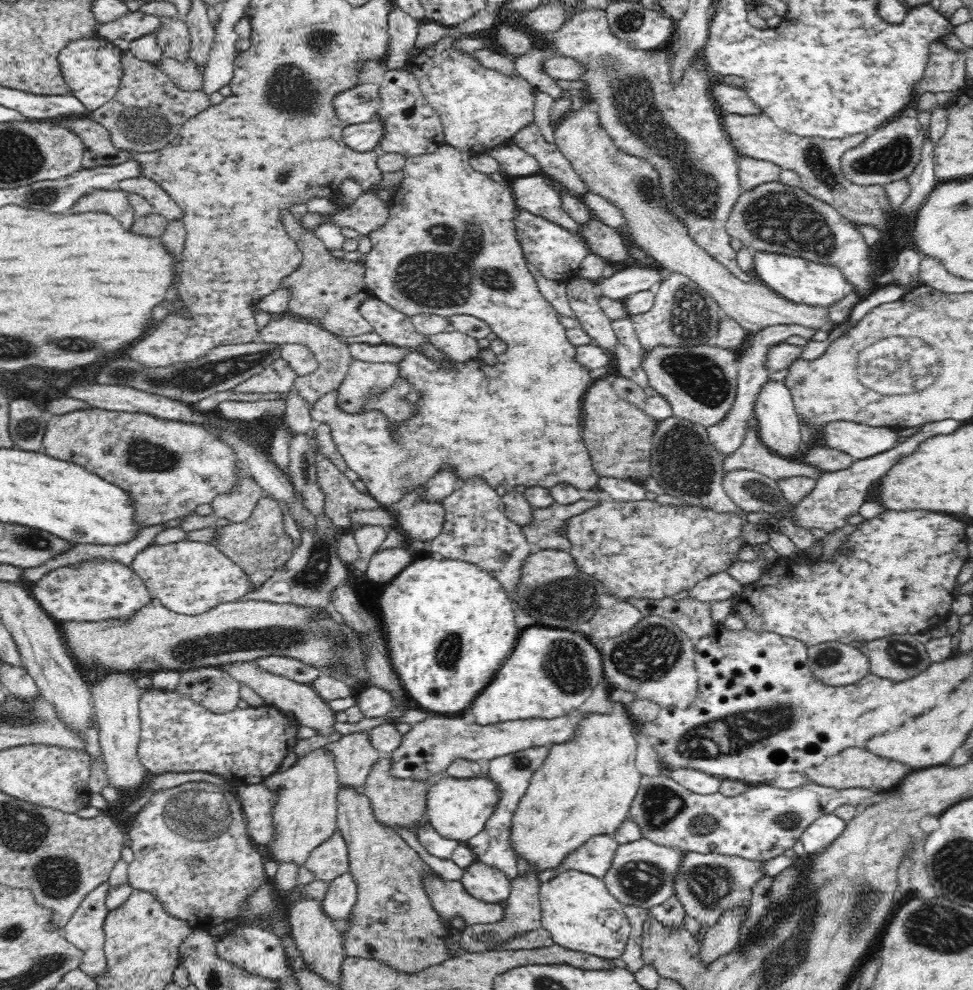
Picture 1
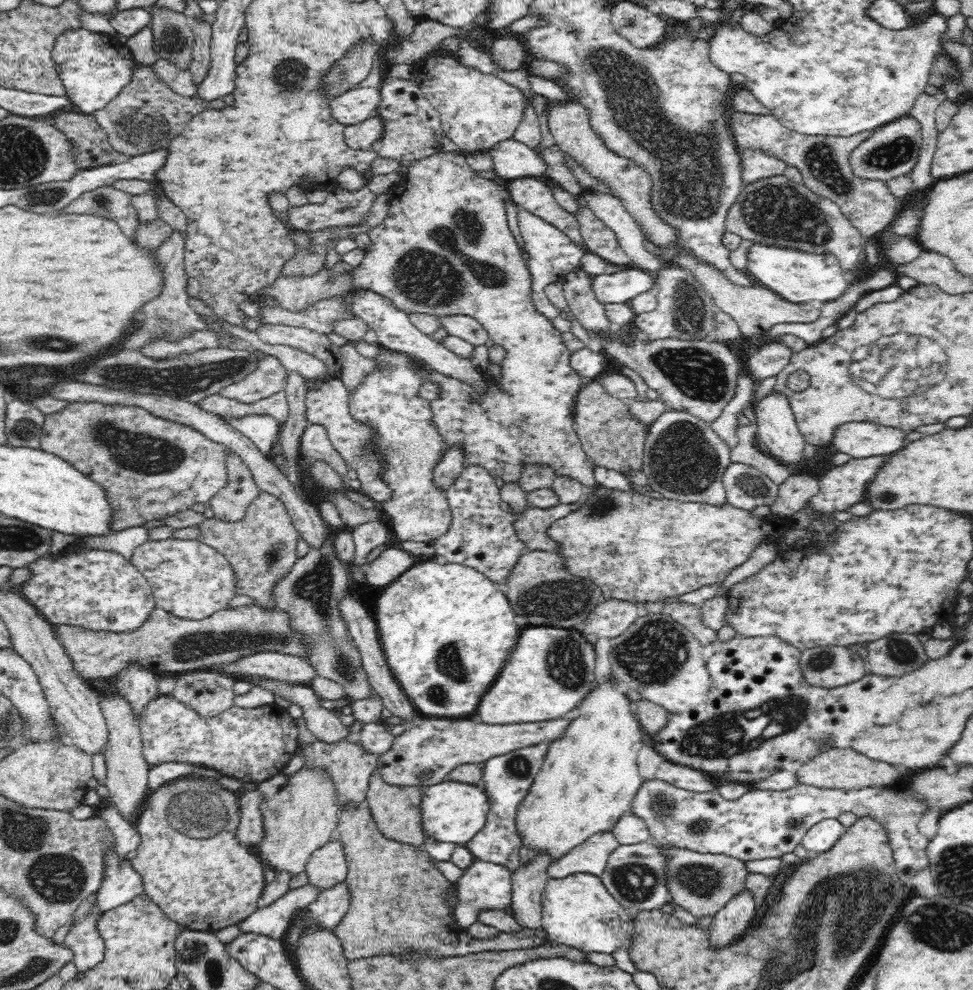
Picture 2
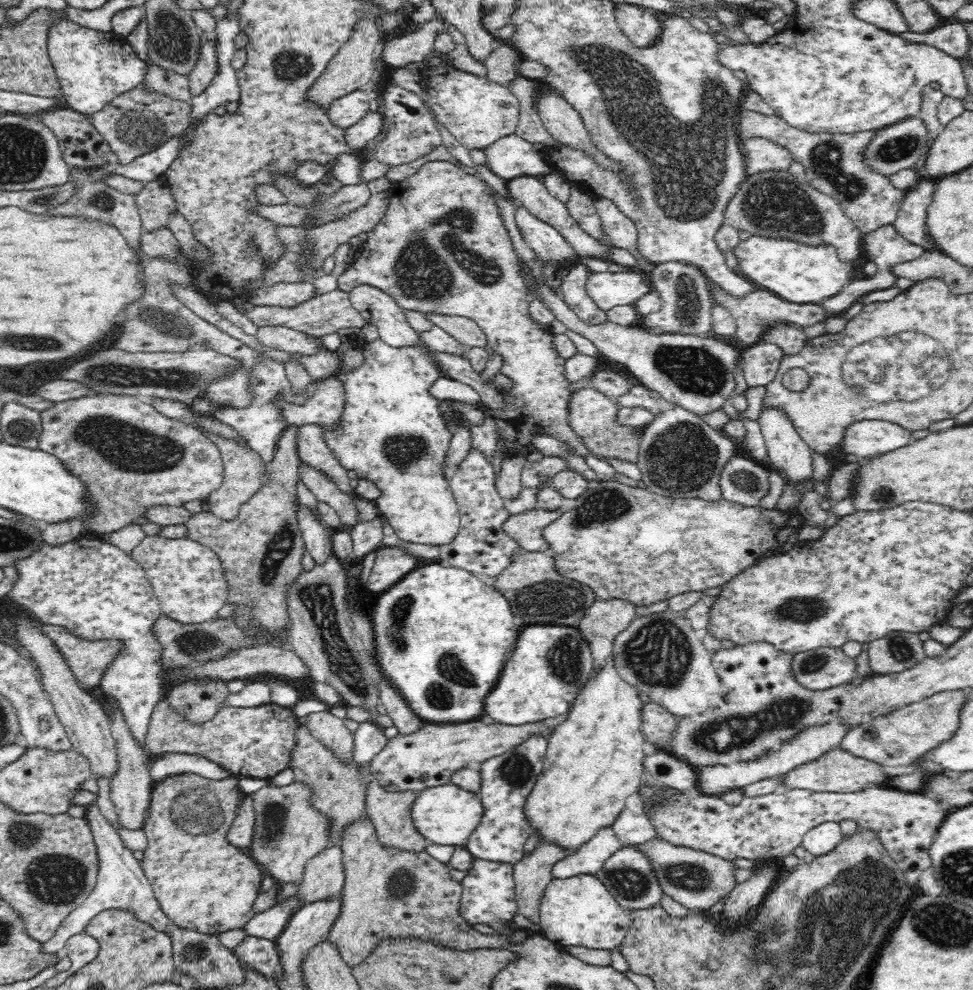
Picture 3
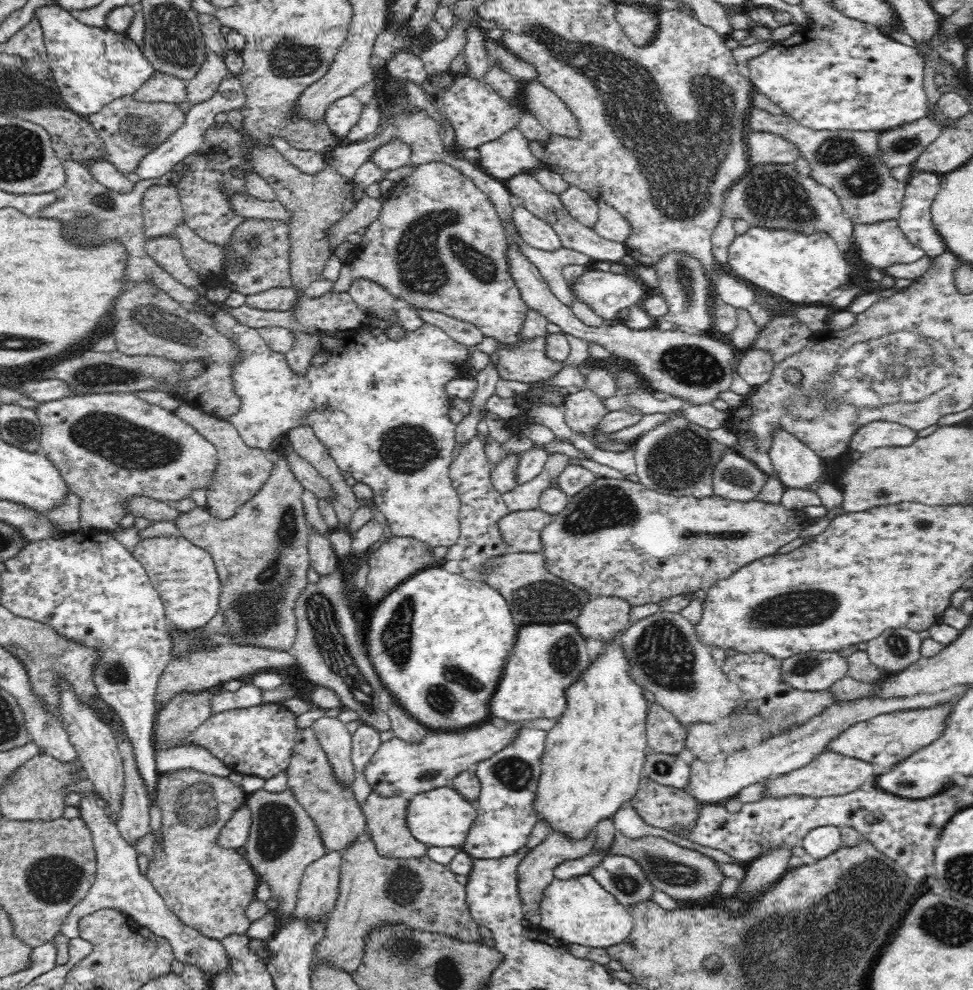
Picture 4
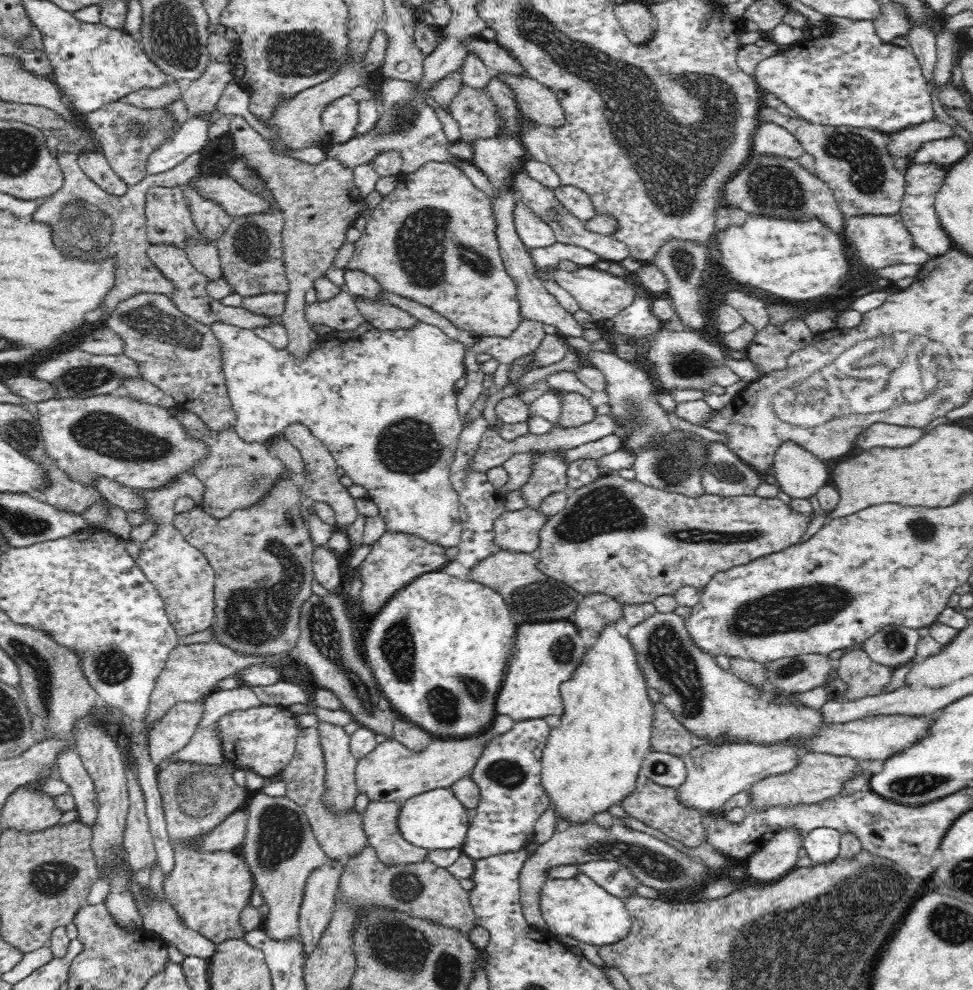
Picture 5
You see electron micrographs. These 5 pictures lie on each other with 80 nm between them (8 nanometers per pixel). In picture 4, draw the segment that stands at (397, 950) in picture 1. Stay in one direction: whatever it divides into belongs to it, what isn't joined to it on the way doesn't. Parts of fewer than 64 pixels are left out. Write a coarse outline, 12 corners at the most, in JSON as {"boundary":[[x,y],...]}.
{"boundary":[[380,856],[341,860],[311,971],[353,972],[382,924],[481,942],[446,865]]}

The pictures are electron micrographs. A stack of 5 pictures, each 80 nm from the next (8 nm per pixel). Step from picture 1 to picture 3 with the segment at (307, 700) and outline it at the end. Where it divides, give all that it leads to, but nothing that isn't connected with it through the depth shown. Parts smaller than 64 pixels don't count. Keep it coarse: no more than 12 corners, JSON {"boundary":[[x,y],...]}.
{"boundary":[[328,710],[308,715],[308,729],[348,765],[353,734]]}

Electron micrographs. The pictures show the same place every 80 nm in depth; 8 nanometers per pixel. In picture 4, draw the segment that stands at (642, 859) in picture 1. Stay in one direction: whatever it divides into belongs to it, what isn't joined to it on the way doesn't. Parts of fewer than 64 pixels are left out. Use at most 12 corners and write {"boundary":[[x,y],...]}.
{"boundary":[[606,855],[589,875],[624,906],[655,890],[640,865]]}

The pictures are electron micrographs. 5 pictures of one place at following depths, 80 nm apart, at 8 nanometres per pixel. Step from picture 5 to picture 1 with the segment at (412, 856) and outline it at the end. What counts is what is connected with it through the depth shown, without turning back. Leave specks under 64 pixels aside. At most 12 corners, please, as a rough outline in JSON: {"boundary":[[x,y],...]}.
{"boundary":[[384,756],[362,792],[379,824],[418,836],[428,786],[391,776]]}

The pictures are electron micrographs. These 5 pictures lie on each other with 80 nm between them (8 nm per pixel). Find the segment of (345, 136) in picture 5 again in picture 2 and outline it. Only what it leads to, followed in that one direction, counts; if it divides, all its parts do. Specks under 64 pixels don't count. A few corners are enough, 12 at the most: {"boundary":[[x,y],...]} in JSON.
{"boundary":[[354,87],[329,102],[347,127],[368,120],[379,89]]}

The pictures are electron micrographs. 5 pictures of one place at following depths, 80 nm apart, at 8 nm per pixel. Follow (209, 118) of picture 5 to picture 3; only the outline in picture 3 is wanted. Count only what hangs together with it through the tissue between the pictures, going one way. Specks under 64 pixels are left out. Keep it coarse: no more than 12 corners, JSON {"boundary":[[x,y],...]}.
{"boundary":[[202,40],[189,74],[192,96],[214,84],[219,71],[215,46]]}

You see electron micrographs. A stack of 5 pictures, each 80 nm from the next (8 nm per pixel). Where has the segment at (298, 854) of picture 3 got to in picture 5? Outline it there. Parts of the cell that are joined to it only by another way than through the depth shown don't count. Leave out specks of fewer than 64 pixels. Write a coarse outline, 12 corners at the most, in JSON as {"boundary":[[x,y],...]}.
{"boundary":[[256,794],[245,860],[268,939],[299,936],[308,877],[329,862],[292,800]]}

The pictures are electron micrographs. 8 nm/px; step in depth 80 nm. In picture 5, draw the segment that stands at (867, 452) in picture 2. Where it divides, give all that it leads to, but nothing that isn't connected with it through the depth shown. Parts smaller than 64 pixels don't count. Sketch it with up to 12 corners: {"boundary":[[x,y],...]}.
{"boundary":[[875,423],[858,436],[864,448],[904,448],[924,428]]}

